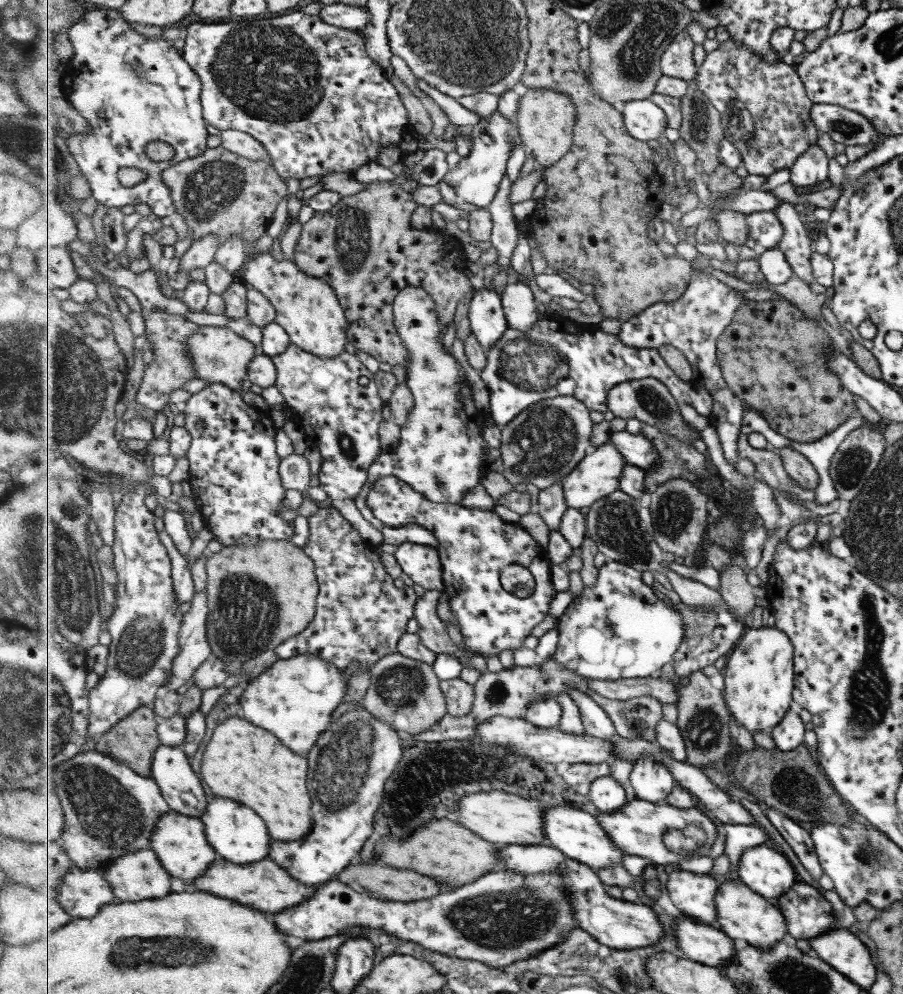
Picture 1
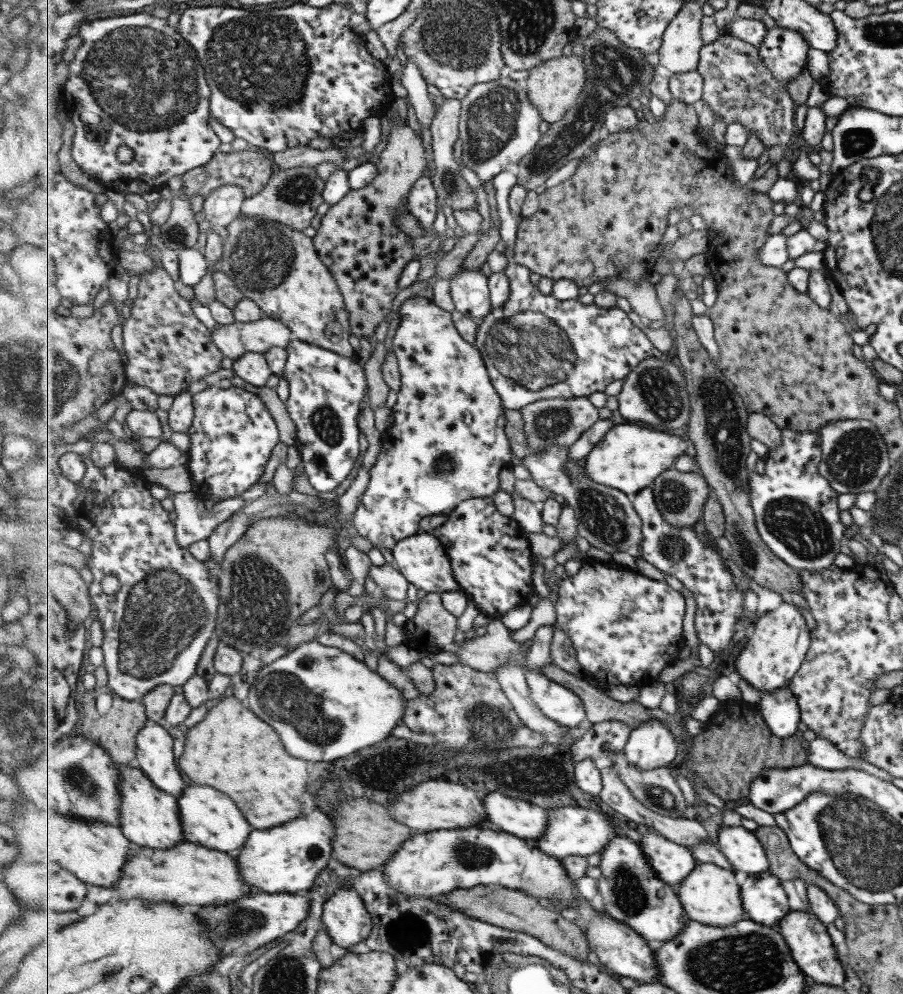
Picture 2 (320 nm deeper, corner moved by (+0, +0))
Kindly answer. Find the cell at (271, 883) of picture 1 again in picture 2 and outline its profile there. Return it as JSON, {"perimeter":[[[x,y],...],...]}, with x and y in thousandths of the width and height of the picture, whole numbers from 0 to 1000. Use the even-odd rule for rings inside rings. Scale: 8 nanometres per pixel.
{"perimeter":[[[212,847],[196,849],[196,853],[167,855],[147,849],[147,861],[143,861],[143,873],[126,893],[133,904],[158,903],[169,907],[196,907],[196,909],[223,909],[245,911],[269,904],[274,895],[280,895],[269,887],[265,869],[249,857],[238,857]]]}

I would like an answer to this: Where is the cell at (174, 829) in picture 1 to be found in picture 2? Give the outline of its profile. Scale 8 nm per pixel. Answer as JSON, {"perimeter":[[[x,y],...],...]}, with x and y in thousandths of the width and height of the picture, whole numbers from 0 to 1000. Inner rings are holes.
{"perimeter":[[[150,768],[131,769],[136,780],[133,798],[136,801],[134,811],[133,832],[143,845],[165,851],[165,853],[189,853],[203,845],[203,827],[200,827],[199,807],[192,798],[178,795]]]}

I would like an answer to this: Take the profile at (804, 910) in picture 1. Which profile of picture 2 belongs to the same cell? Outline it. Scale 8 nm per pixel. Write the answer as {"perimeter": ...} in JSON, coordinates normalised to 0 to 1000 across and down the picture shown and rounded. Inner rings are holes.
{"perimeter":[[[853,876],[828,880],[819,892],[827,924],[841,930],[859,934],[862,928],[878,916],[864,883]]]}

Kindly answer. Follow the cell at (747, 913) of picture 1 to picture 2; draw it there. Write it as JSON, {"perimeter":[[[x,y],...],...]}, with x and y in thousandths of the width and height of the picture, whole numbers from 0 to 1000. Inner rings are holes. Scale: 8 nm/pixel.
{"perimeter":[[[774,867],[766,879],[749,892],[761,923],[782,931],[804,933],[827,924],[821,892],[814,885],[814,876],[798,870]]]}

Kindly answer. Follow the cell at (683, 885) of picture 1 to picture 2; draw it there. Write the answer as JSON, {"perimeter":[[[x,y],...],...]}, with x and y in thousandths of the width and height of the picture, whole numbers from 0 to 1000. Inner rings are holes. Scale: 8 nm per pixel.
{"perimeter":[[[714,838],[709,847],[729,881],[746,893],[753,891],[774,868],[763,852],[734,840]]]}

